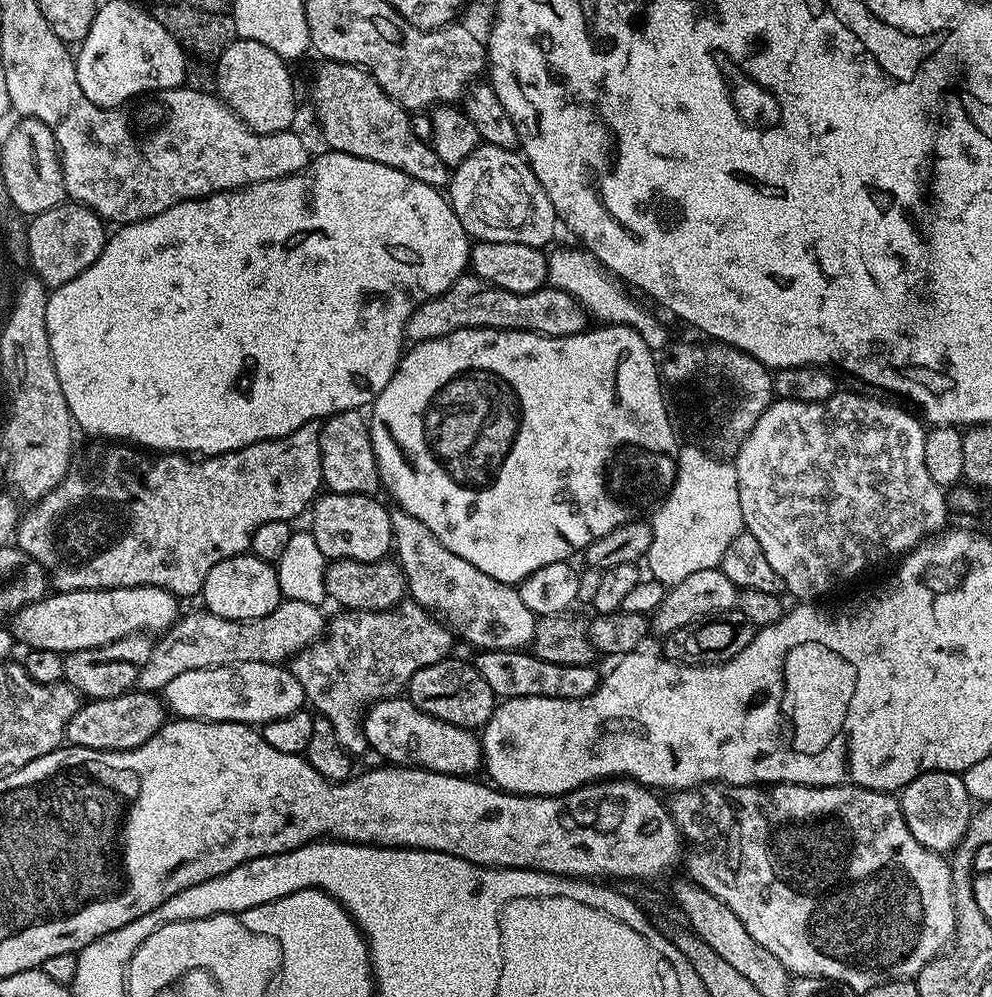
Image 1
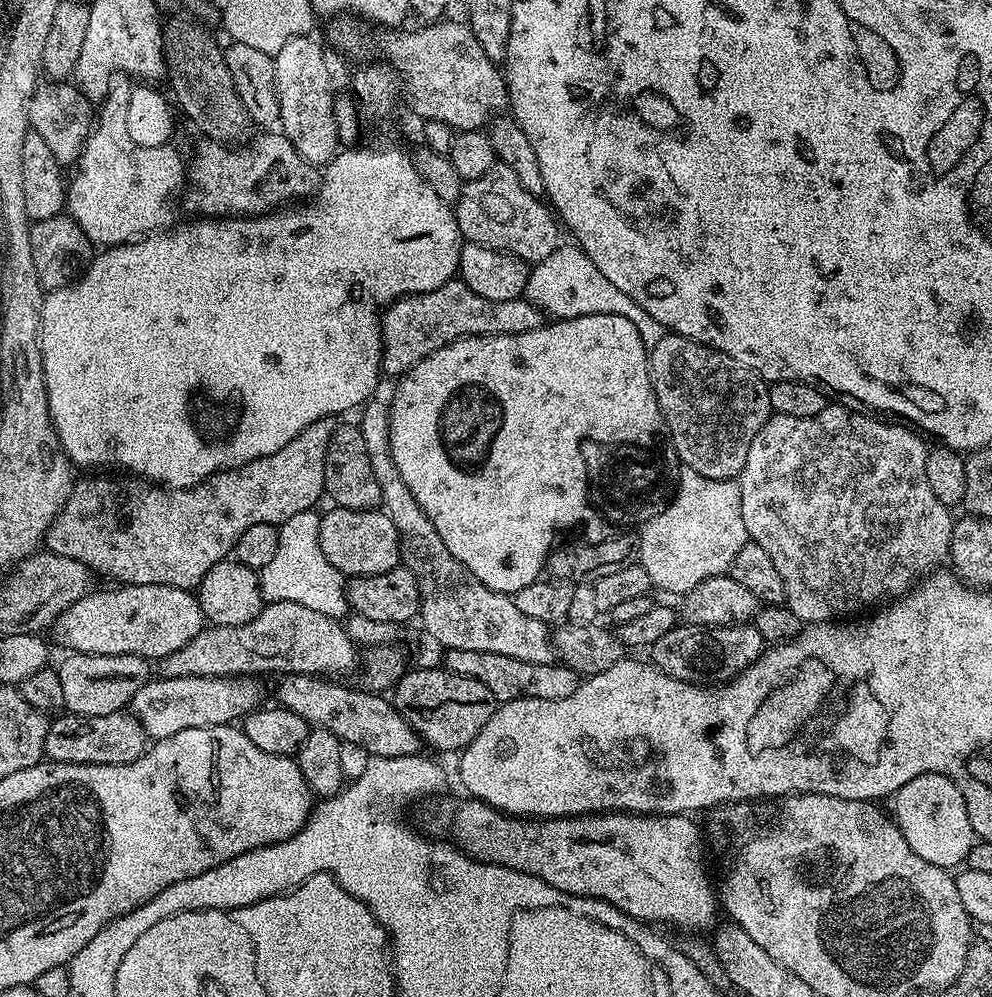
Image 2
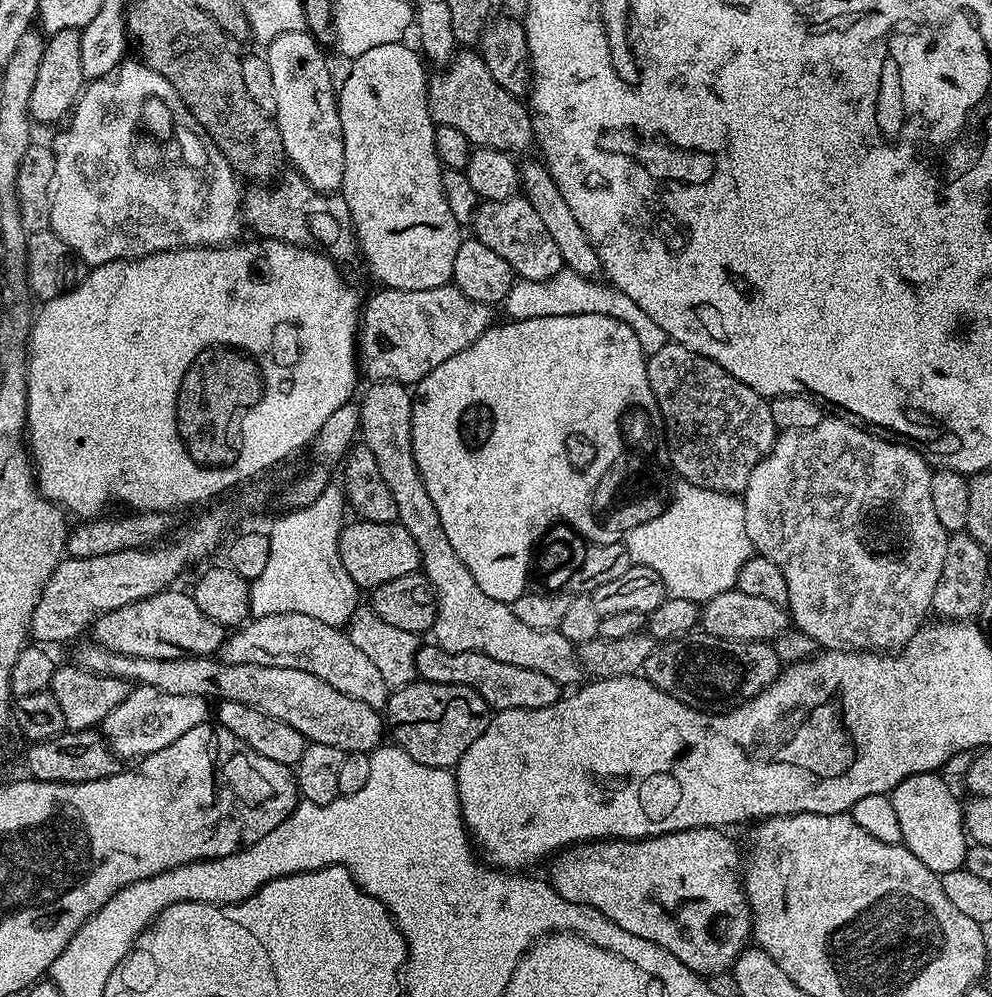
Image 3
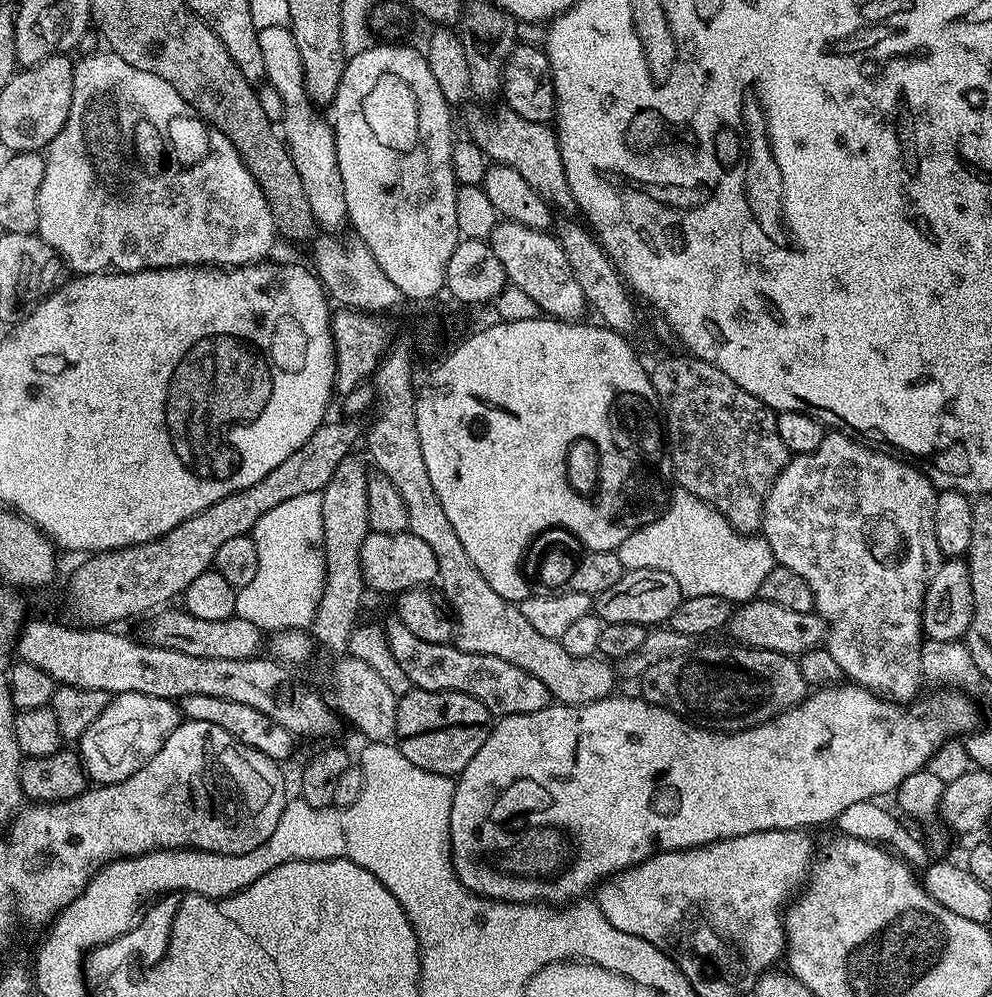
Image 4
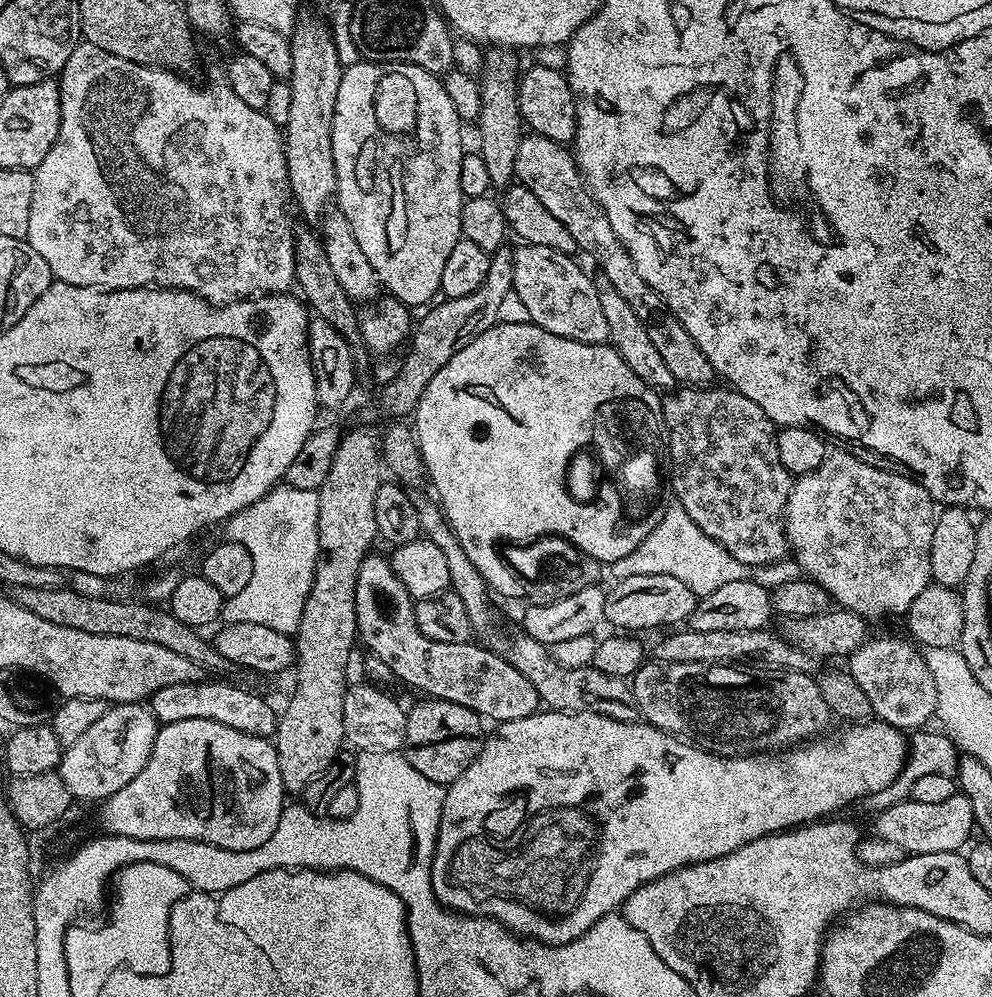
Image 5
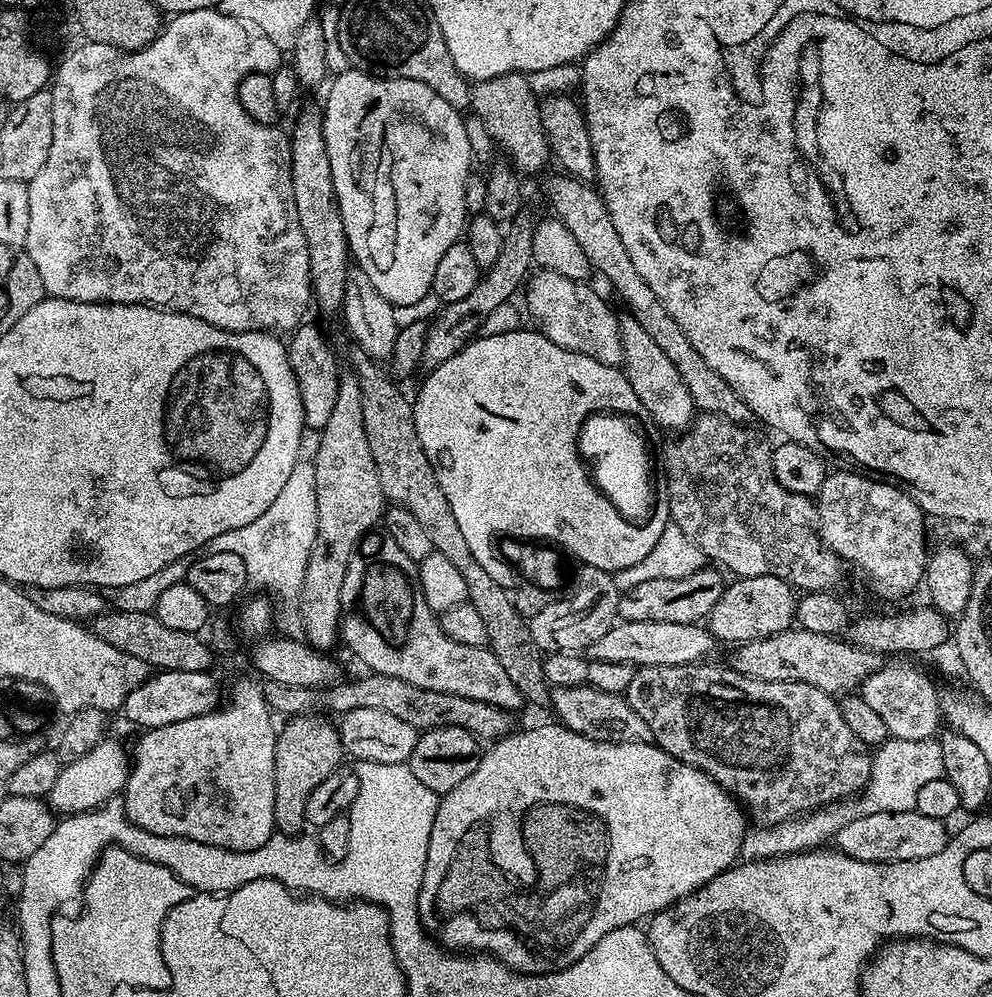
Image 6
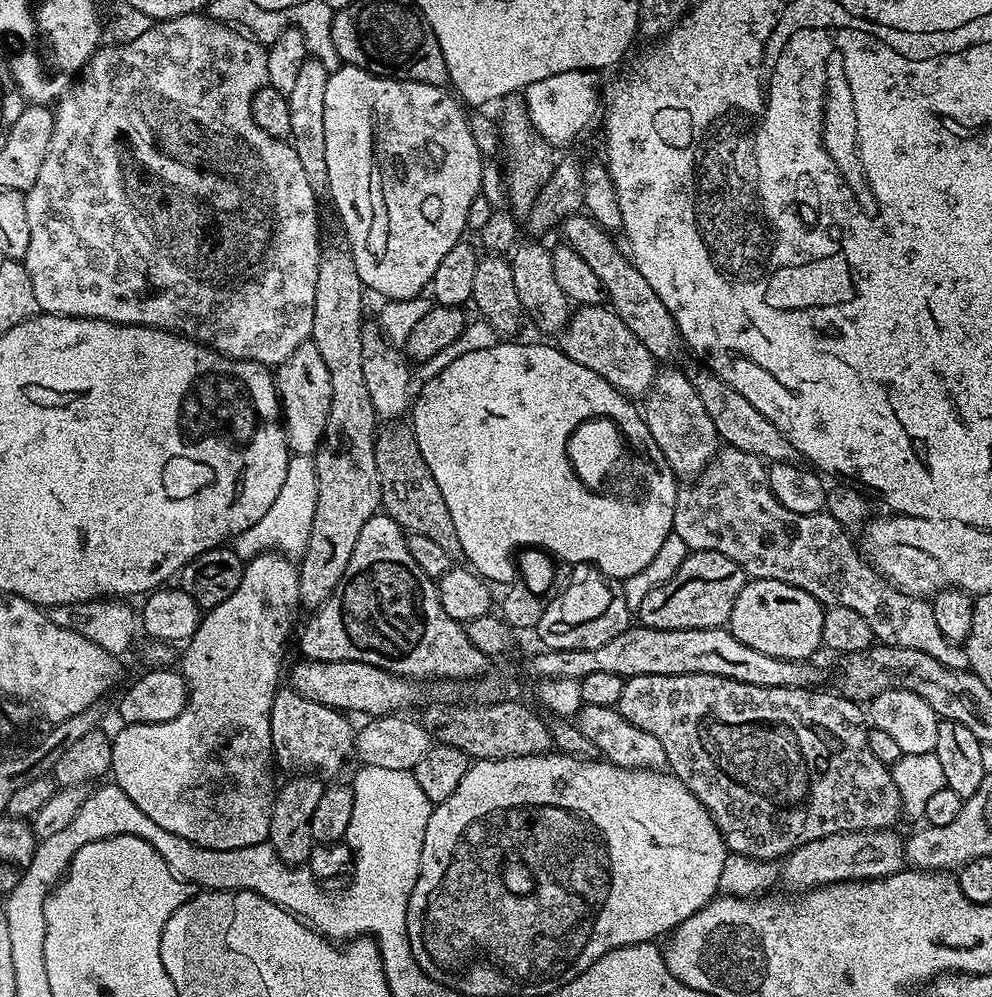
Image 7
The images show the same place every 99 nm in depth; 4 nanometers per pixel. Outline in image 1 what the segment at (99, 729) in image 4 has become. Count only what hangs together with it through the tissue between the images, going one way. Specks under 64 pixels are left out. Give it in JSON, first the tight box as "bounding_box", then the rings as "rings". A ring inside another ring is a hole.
{"bounding_box":[162,662,306,726],"rings":[[[238,662],[202,670],[186,670],[186,674],[178,674],[178,678],[173,678],[162,689],[162,699],[167,711],[182,720],[213,720],[253,726],[263,726],[278,718],[286,718],[286,714],[299,712],[306,704],[302,682],[294,678],[291,667],[266,662]]]}

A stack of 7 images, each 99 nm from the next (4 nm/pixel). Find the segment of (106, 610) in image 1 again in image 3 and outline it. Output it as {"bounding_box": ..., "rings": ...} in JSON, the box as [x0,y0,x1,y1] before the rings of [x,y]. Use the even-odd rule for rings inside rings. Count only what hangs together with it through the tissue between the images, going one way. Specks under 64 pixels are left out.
{"bounding_box":[90,590,226,658],"rings":[[[169,590],[159,592],[150,598],[142,598],[138,602],[130,602],[130,606],[118,606],[118,610],[110,610],[110,614],[102,614],[92,625],[90,632],[95,643],[106,650],[114,650],[118,654],[126,654],[134,658],[182,658],[183,656],[211,656],[219,653],[224,644],[226,629],[214,618],[206,618],[202,610],[198,610],[198,602],[187,591]]]}

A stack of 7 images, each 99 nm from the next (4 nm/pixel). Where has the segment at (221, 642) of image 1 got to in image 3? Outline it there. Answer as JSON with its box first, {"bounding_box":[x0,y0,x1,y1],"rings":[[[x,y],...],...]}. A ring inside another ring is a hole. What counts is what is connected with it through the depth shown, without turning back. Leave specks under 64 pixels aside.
{"bounding_box":[218,614,389,710],"rings":[[[270,614],[249,619],[243,626],[229,631],[218,653],[219,659],[228,664],[250,666],[282,666],[290,670],[306,670],[330,682],[334,690],[366,702],[366,706],[380,710],[387,705],[389,686],[381,671],[354,646],[347,631],[330,626],[310,614]]]}

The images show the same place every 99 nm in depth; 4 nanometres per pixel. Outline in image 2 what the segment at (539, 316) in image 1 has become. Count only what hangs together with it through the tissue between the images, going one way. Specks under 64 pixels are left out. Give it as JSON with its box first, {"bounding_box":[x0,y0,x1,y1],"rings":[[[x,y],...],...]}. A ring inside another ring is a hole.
{"bounding_box":[380,280,546,378],"rings":[[[447,280],[429,292],[415,292],[413,296],[403,296],[384,309],[380,318],[380,340],[384,343],[382,368],[393,378],[399,378],[409,372],[422,358],[442,350],[463,336],[505,336],[506,334],[526,334],[535,328],[541,328],[546,317],[529,300],[507,300],[490,302],[482,294],[474,294],[463,280]]]}

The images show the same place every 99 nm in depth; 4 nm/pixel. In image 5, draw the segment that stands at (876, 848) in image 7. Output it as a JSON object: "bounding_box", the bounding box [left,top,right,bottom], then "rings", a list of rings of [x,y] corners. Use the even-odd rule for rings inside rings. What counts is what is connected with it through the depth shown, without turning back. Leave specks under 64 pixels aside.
{"bounding_box":[876,794,976,856],"rings":[[[963,794],[946,798],[946,802],[918,802],[911,798],[903,799],[883,809],[878,816],[880,817],[876,820],[877,834],[886,843],[901,848],[901,853],[914,856],[960,852],[969,843],[968,835],[974,832],[976,823],[970,802]]]}

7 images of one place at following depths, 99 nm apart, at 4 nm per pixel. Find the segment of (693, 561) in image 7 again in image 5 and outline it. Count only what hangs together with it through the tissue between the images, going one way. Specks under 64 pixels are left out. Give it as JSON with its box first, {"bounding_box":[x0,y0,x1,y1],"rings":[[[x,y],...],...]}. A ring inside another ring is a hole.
{"bounding_box":[604,574,697,634],"rings":[[[638,574],[638,578],[626,578],[615,581],[607,589],[604,598],[604,620],[612,623],[616,630],[627,630],[632,634],[640,634],[643,628],[664,628],[680,626],[688,619],[688,615],[694,610],[697,597],[690,590],[690,586],[678,582],[678,578],[670,578],[670,574]]]}

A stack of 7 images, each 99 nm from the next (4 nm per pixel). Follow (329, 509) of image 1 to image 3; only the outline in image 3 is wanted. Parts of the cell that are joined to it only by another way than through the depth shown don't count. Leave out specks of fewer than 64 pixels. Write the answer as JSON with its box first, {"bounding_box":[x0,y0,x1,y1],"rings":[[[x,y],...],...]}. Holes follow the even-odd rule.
{"bounding_box":[338,519,420,590],"rings":[[[353,519],[345,523],[340,530],[338,554],[342,558],[342,566],[346,566],[346,574],[354,578],[357,588],[371,590],[386,582],[394,582],[394,578],[406,578],[406,574],[420,572],[420,551],[418,542],[410,538],[410,530],[406,530],[398,522],[370,522]]]}

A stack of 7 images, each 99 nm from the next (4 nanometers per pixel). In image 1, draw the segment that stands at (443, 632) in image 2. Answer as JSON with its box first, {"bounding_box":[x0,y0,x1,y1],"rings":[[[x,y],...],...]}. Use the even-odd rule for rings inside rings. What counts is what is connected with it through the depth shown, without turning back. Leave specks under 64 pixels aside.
{"bounding_box":[392,510,538,652],"rings":[[[399,510],[392,512],[392,543],[395,559],[404,571],[407,595],[417,604],[421,604],[426,611],[439,617],[461,641],[485,652],[519,652],[531,645],[538,617],[530,611],[526,602],[522,602],[519,587],[498,582],[482,574],[478,566],[470,566],[466,558],[450,554],[450,550],[446,550],[446,546],[442,546],[442,542],[438,542],[438,538],[434,538],[434,534],[430,534],[430,530],[422,526],[422,522],[418,522],[418,518]]]}

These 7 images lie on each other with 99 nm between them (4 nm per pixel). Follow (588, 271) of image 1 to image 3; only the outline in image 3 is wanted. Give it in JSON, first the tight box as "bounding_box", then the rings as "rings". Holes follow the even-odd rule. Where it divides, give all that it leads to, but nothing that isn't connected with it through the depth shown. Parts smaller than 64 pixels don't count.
{"bounding_box":[502,271,670,356],"rings":[[[561,271],[559,276],[552,276],[549,280],[521,280],[517,279],[510,286],[510,294],[502,302],[505,317],[508,320],[529,320],[530,318],[550,318],[551,316],[569,316],[570,314],[606,314],[610,318],[618,318],[618,322],[626,322],[630,330],[638,337],[645,356],[658,354],[662,346],[670,343],[666,330],[638,306],[638,302],[630,302],[626,294],[600,278],[583,276],[577,272]]]}

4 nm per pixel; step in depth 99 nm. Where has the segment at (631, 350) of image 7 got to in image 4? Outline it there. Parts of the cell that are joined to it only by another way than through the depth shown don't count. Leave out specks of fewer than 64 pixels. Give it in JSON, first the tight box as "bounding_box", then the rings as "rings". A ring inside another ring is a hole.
{"bounding_box":[487,219,586,321],"rings":[[[501,219],[487,238],[487,244],[498,254],[498,262],[508,275],[508,283],[518,286],[529,298],[534,298],[537,309],[553,320],[579,321],[586,312],[582,286],[566,262],[560,241],[551,231],[522,226],[519,220]]]}

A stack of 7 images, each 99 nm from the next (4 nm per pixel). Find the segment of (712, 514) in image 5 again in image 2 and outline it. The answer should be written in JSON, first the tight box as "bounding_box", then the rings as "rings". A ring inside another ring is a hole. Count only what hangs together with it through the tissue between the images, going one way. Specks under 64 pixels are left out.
{"bounding_box":[648,334,774,480],"rings":[[[665,334],[662,342],[650,349],[648,369],[650,386],[654,390],[654,398],[658,398],[664,419],[663,429],[668,432],[681,465],[702,474],[704,478],[736,480],[746,466],[750,442],[758,438],[758,430],[762,430],[762,426],[766,426],[766,422],[774,414],[768,393],[769,381],[742,366],[742,362],[734,362],[730,354],[722,354],[710,346],[675,334]]]}

